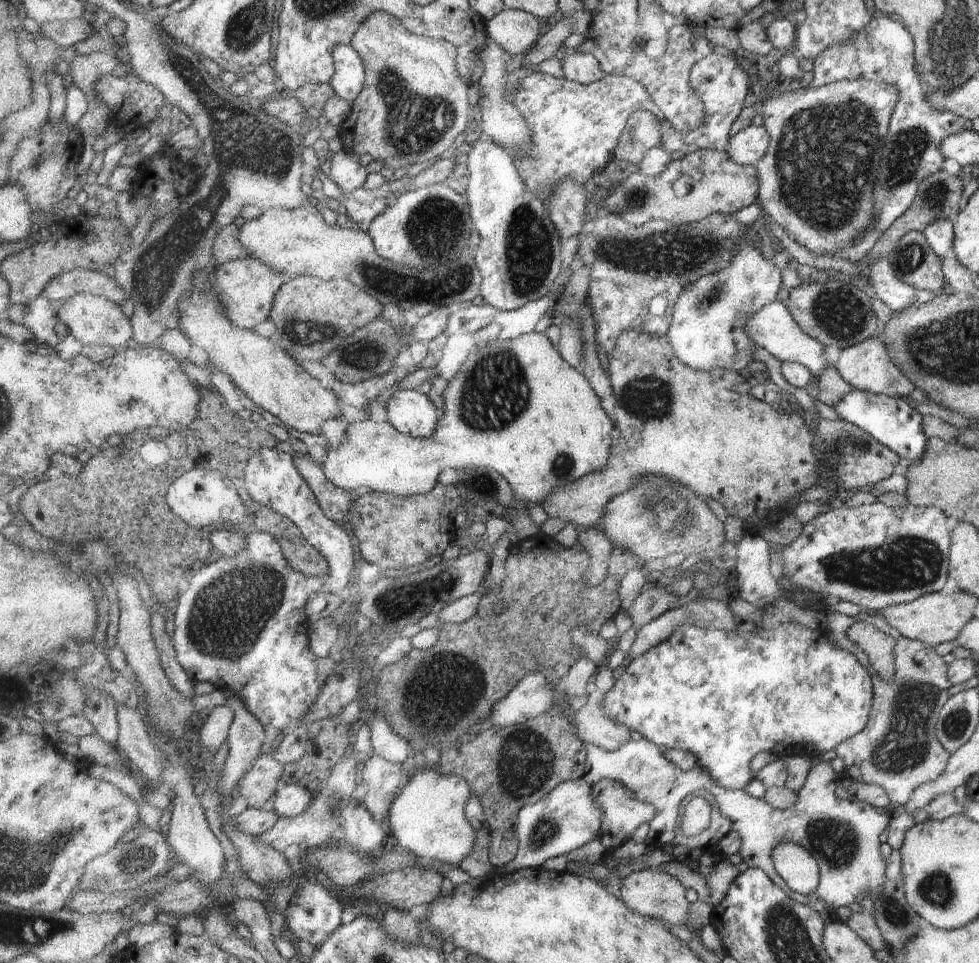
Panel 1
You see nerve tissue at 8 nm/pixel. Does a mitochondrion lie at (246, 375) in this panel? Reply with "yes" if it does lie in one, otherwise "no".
no

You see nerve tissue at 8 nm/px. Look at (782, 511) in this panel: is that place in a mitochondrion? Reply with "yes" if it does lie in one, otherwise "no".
no

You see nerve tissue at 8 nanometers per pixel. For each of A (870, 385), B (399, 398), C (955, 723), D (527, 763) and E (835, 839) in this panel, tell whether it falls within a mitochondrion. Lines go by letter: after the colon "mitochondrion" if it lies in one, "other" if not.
A: other
B: other
C: mitochondrion
D: mitochondrion
E: mitochondrion

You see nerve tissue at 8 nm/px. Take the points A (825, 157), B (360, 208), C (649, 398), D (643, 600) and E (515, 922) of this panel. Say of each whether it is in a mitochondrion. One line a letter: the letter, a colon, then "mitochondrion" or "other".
A: mitochondrion
B: other
C: mitochondrion
D: other
E: other

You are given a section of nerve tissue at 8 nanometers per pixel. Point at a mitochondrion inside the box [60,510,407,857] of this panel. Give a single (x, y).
(234, 608)

